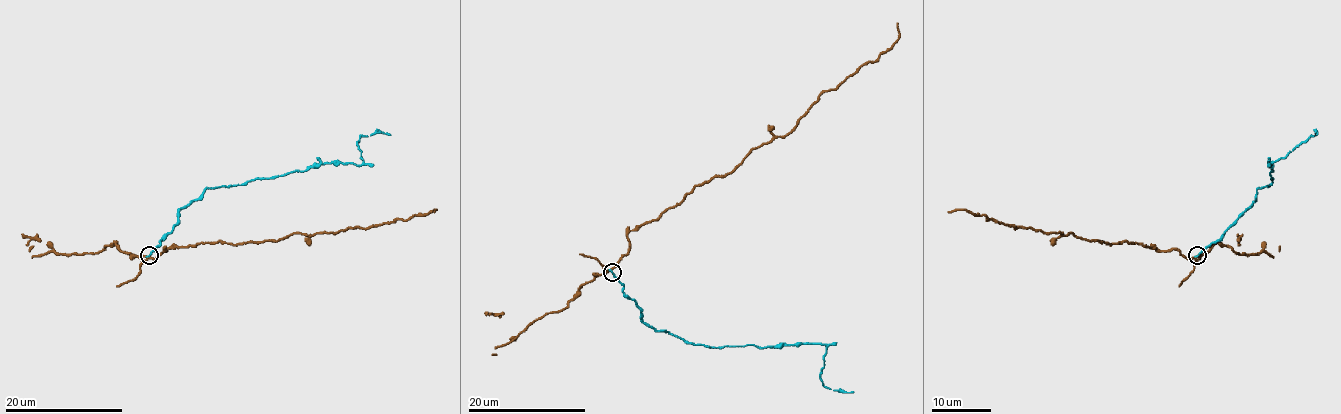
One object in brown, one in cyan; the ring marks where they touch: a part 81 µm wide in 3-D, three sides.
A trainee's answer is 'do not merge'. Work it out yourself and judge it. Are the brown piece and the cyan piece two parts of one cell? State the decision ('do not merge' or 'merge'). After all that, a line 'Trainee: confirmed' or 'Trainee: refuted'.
do not merge
Trainee: confirmed

